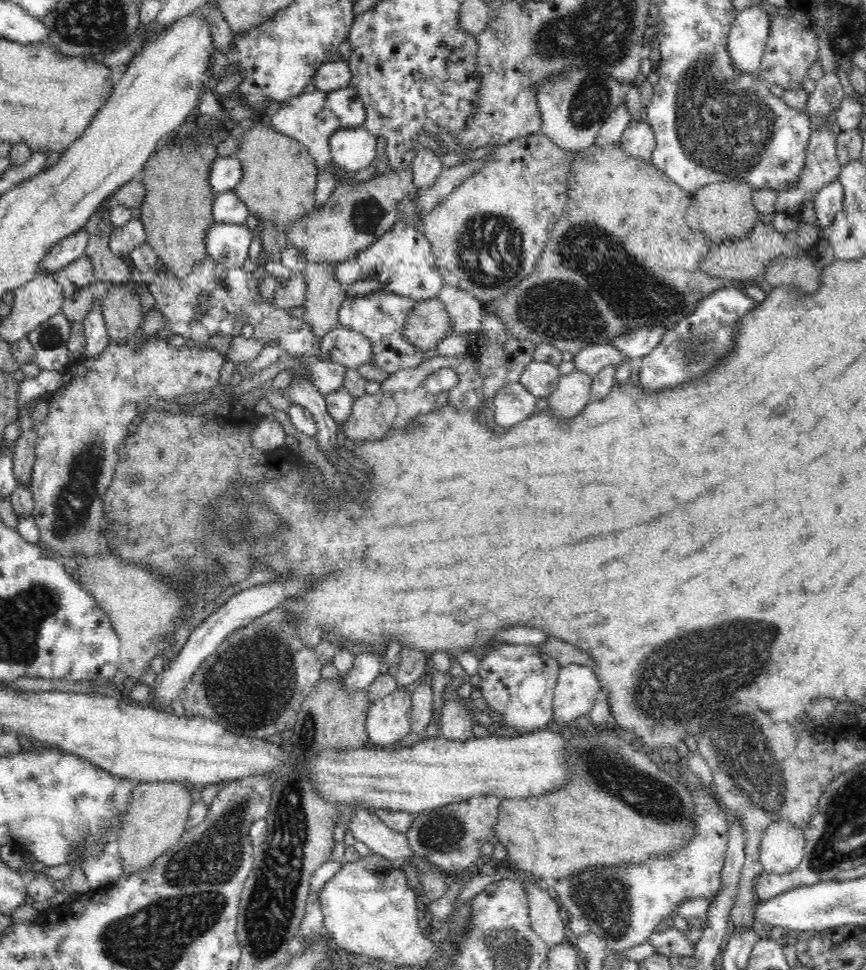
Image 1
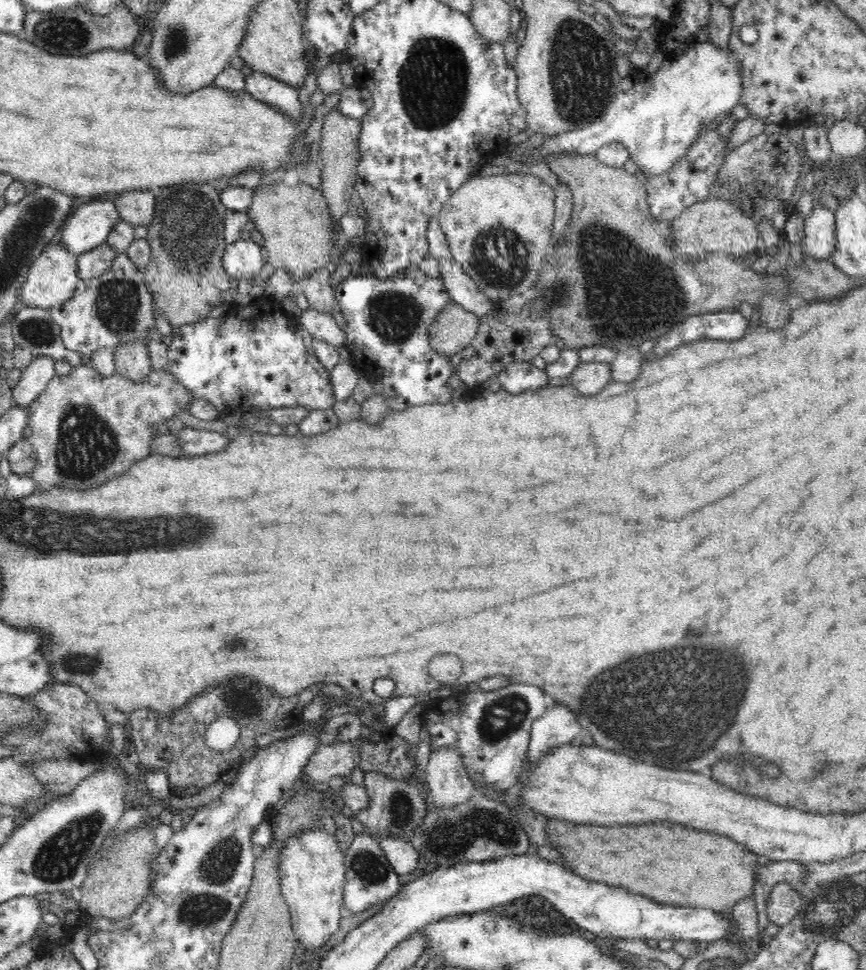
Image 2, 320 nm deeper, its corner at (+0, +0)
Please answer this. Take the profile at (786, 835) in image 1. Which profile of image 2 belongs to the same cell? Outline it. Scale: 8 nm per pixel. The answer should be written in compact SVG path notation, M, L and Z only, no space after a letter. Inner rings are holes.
M780 882L772 889L770 893L769 899L767 900L767 907L766 907L766 914L768 917L769 922L772 924L777 924L779 929L783 926L786 926L789 922L794 920L794 916L798 914L800 910L800 892L795 889L794 886L788 885L788 883Z

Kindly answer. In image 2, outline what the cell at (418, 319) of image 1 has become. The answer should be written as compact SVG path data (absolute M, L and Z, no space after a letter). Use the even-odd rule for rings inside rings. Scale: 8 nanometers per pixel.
M449 302L429 328L430 345L436 353L449 356L470 346L480 326L480 317L463 306Z

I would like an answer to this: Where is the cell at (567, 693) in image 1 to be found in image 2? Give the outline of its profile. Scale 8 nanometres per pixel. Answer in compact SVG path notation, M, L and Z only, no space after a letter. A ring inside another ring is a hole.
M550 704L550 708L534 721L525 764L534 764L556 746L568 744L577 736L585 736L573 712L570 707Z

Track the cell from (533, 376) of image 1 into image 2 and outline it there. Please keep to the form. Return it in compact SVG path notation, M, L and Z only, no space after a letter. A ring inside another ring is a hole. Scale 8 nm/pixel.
M516 361L494 374L502 388L510 394L523 393L553 383L545 370L539 370L531 362Z

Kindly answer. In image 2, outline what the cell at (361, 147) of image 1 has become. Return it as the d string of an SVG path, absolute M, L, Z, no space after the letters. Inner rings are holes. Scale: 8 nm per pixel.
M252 71L252 74L245 78L245 83L246 91L251 97L280 109L291 120L295 120L295 125L303 118L304 110L298 100L298 89L260 71Z

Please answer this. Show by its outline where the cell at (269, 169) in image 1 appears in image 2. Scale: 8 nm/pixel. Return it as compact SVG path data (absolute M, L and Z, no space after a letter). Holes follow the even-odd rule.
M281 181L268 185L266 190L256 192L246 213L256 226L256 230L264 237L263 249L268 264L275 269L281 268L289 272L298 284L300 280L312 276L316 270L324 268L332 261L335 232L333 232L332 215L329 212L326 197L320 188L312 188L301 181L297 185L286 185L284 181Z

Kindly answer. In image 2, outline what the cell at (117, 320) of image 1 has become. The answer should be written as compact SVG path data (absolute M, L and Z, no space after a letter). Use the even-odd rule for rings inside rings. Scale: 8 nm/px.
M128 342L116 347L114 358L115 374L125 376L132 382L144 382L144 378L152 372L149 348L141 342Z

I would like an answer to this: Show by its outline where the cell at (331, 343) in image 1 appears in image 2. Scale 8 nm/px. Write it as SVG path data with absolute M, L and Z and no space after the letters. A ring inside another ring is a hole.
M305 309L299 316L301 325L313 336L335 347L347 344L347 334L338 327L331 314L316 309Z

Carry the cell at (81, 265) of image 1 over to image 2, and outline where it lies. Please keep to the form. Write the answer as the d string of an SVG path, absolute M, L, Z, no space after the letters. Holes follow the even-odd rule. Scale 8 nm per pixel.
M105 243L78 255L78 278L82 282L90 282L102 276L112 266L116 254L117 252Z

